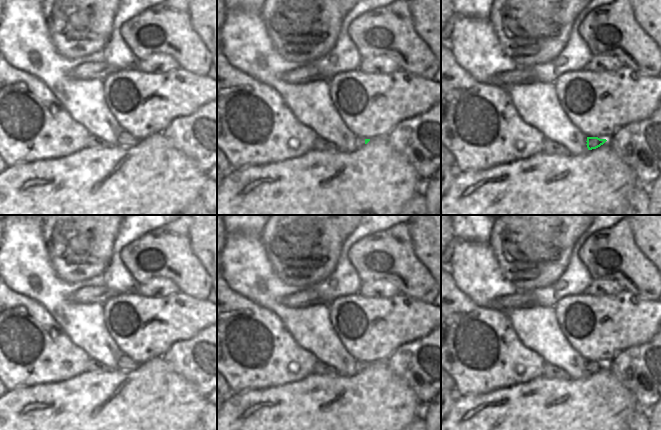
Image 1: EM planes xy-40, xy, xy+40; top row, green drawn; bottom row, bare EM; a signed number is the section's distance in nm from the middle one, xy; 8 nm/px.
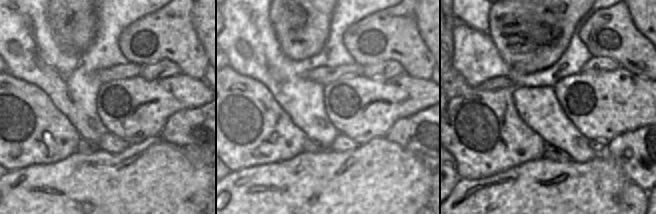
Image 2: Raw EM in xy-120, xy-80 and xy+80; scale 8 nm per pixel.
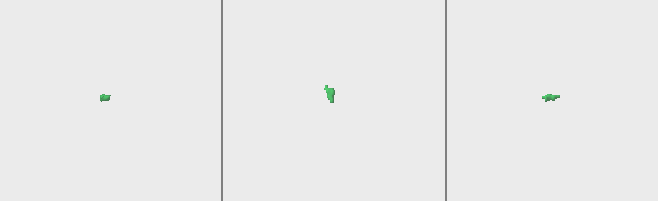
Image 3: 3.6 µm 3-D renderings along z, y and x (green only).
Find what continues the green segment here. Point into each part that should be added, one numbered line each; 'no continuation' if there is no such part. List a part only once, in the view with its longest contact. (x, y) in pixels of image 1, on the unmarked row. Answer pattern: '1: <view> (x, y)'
1: xy (359, 366)

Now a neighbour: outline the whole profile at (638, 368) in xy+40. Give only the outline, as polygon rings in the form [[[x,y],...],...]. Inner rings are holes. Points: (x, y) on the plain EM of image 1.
[[[661,331],[648,343],[618,353],[607,366],[621,384],[633,394],[638,406],[648,411],[661,399]]]

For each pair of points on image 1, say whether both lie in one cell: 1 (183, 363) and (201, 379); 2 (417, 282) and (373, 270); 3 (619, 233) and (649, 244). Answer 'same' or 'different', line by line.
1: same
2: same
3: different

